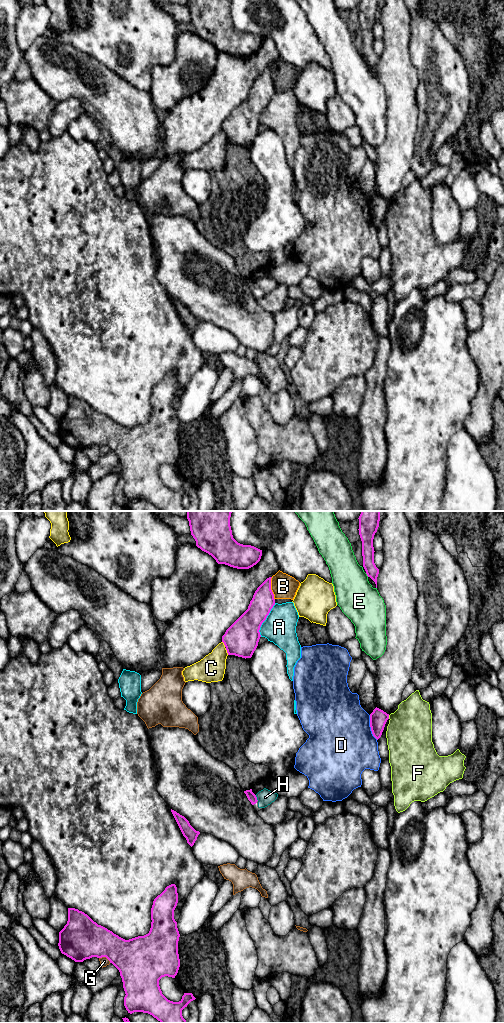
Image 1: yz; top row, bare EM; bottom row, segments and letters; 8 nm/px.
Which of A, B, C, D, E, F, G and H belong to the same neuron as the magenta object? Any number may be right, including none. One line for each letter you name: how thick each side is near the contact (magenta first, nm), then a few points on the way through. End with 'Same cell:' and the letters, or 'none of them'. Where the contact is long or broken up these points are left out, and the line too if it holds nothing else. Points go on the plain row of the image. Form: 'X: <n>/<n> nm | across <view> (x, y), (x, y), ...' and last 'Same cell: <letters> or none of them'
H: 70/130 nm | across yz (251, 284), (256, 286), (265, 285)
Same cell: H

